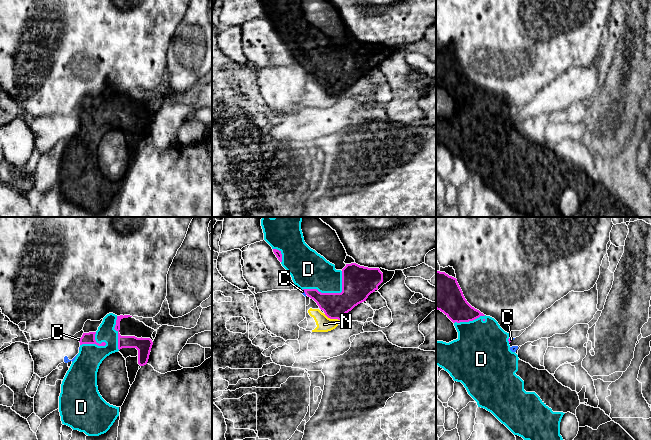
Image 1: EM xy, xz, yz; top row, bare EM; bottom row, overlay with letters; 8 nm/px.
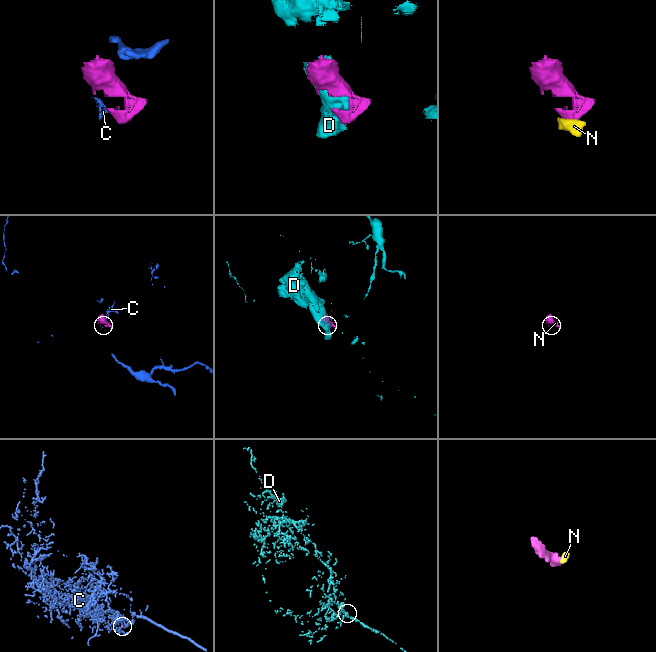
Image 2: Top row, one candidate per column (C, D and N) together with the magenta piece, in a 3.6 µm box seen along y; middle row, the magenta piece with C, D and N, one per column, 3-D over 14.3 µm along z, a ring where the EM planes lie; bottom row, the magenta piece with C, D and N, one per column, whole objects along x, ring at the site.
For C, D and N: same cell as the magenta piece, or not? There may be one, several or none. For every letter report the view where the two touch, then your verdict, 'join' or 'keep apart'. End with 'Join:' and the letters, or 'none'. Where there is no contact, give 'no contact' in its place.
C: meets magenta in xz; keep apart
D: meets magenta in xz; join
N: meets magenta in xz; keep apart
Join: D

